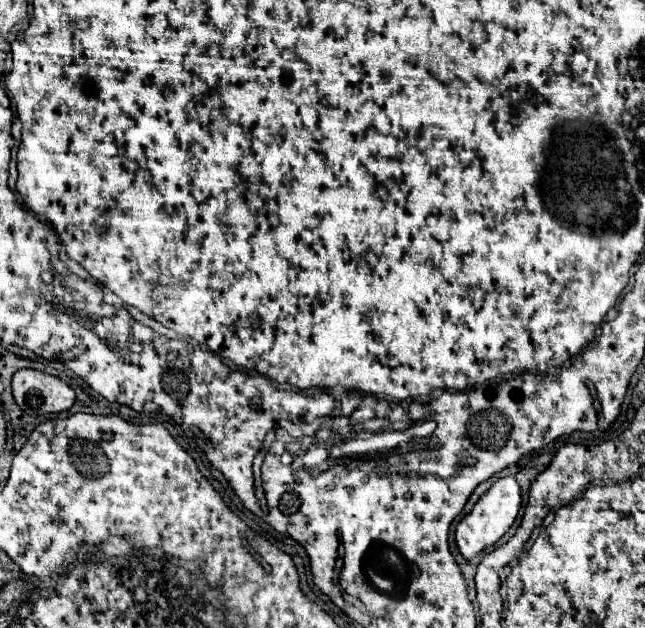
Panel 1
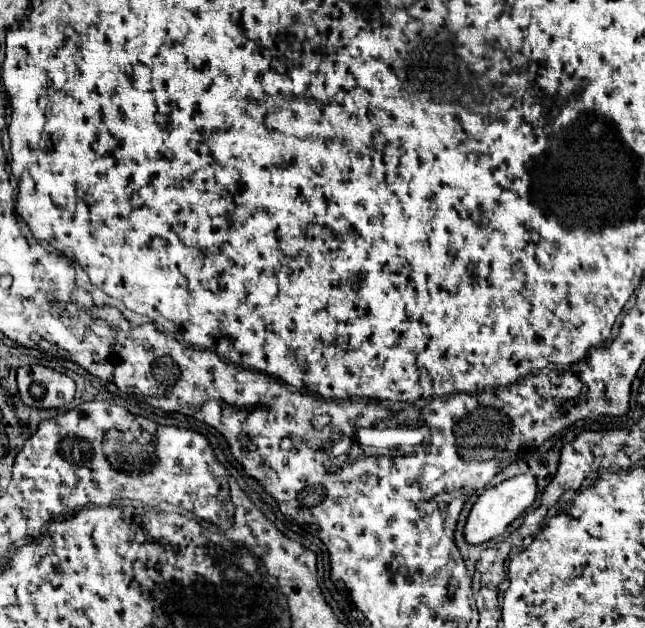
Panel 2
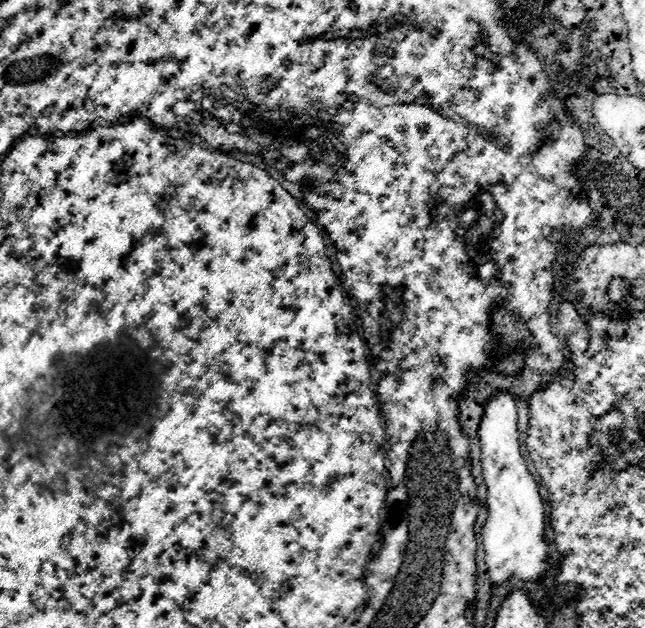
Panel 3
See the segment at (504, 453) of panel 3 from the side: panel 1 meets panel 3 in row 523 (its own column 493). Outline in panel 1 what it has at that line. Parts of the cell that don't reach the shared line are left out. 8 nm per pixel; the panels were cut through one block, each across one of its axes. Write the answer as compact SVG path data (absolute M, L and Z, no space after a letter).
M506 476L494 482L494 486L476 502L472 512L458 524L456 528L456 544L460 554L466 560L472 560L478 552L482 552L488 546L494 546L514 524L518 512L522 506L522 490L514 476Z

